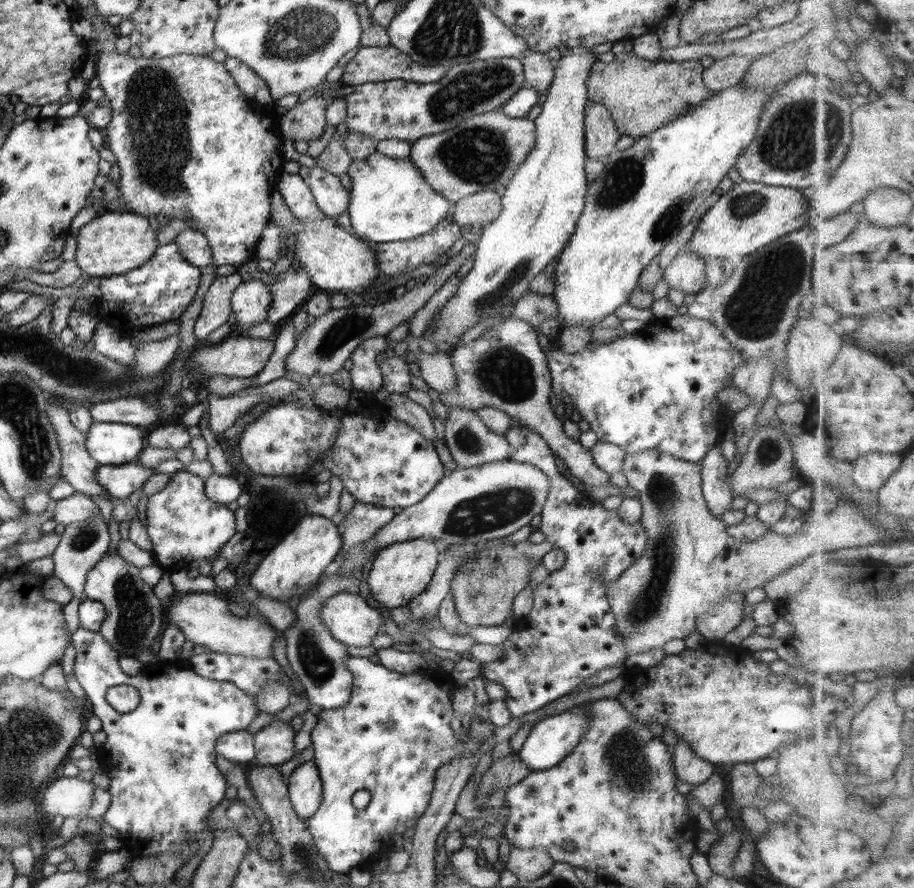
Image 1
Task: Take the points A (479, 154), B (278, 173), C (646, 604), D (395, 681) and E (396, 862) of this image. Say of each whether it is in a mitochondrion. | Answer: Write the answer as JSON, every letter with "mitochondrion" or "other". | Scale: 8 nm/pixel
{"A":"mitochondrion","B":"other","C":"mitochondrion","D":"other","E":"other"}

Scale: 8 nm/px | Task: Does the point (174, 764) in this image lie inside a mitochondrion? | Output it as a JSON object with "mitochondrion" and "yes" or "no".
{"mitochondrion":"yes"}

